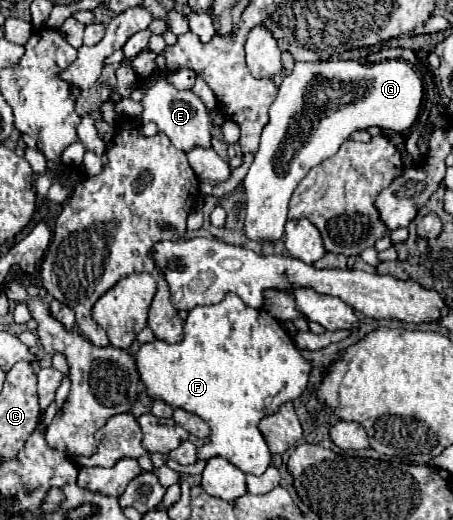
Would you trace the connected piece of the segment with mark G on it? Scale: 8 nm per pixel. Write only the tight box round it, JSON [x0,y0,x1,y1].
[244,59,422,241]

